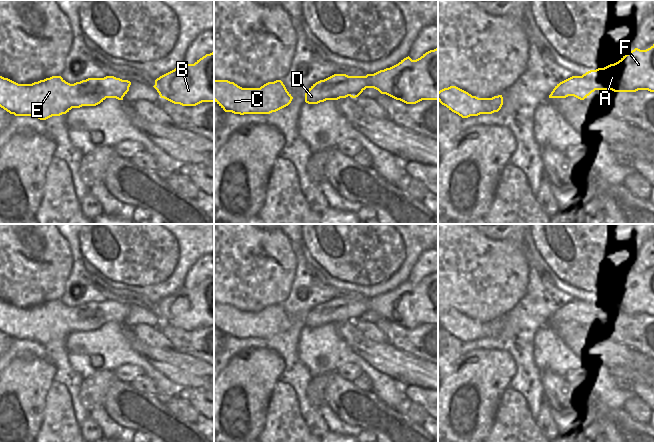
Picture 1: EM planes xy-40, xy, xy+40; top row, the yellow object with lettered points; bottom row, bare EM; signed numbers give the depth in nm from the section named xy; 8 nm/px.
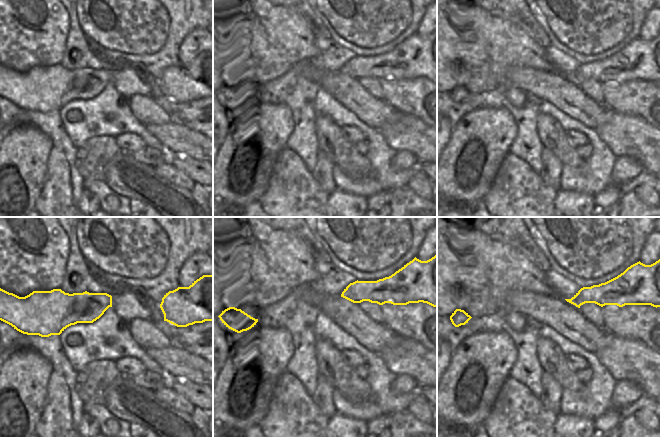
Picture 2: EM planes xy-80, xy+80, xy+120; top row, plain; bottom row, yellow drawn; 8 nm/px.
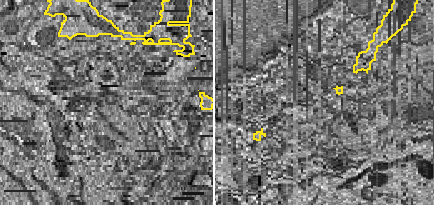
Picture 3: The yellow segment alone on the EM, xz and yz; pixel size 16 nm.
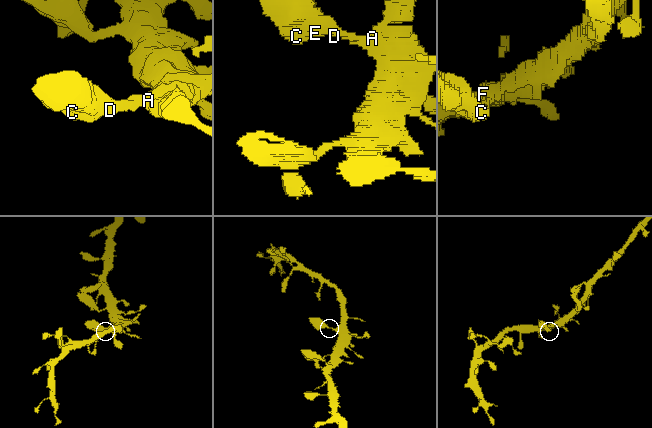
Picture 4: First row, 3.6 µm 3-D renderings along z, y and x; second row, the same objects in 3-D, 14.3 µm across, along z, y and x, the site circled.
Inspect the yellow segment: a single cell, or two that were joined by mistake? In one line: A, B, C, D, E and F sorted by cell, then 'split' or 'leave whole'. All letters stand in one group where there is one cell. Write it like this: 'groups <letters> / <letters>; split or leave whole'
groups A B C D E F; leave whole

